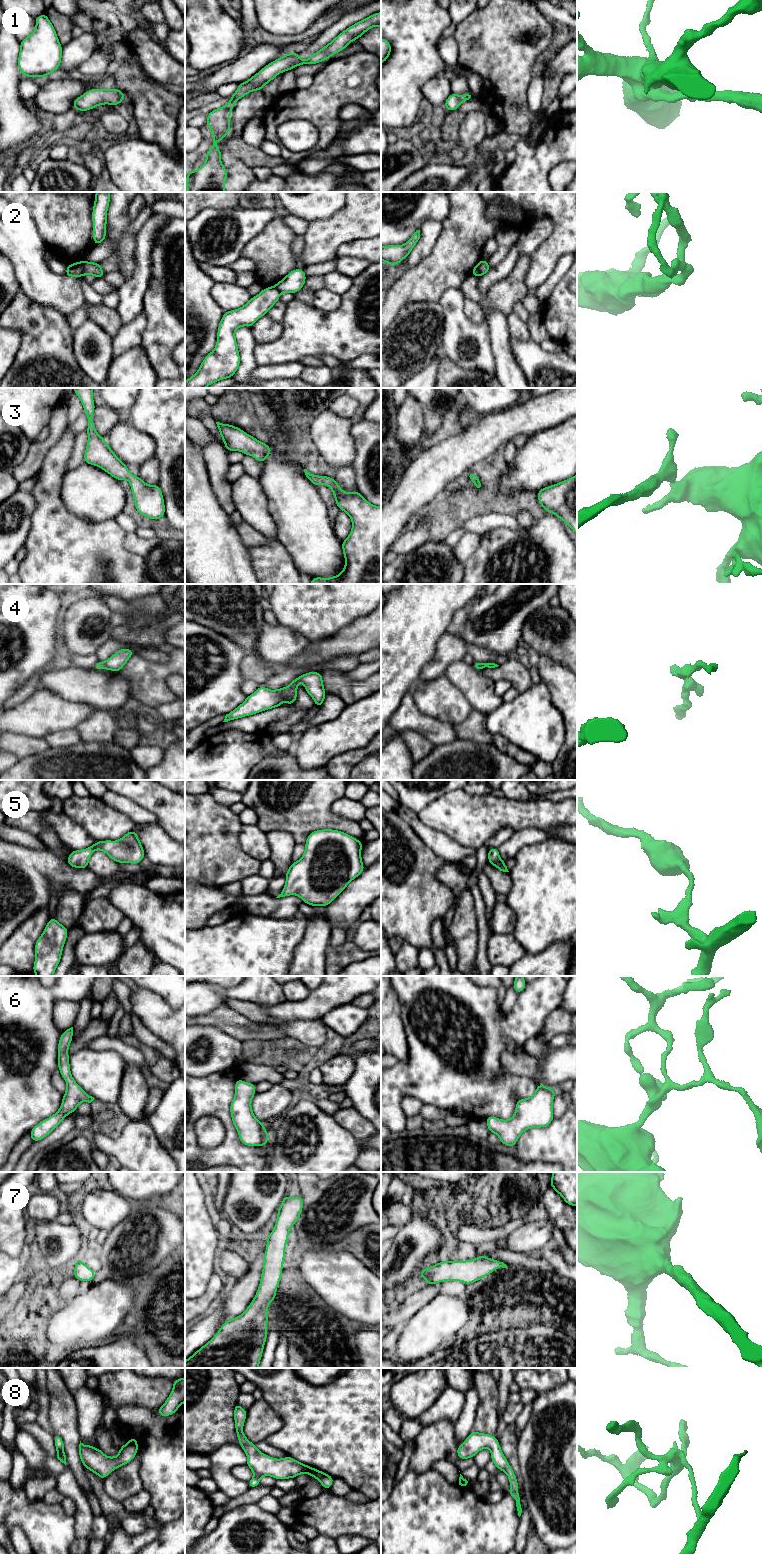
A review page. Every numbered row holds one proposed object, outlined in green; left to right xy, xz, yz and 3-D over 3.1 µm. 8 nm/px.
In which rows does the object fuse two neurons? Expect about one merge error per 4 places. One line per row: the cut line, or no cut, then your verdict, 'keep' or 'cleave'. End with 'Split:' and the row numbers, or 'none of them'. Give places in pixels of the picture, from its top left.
1: no cut; keep
2: cut in xy along (83, 261), (81, 275); cleave
3: no cut; keep
4: no cut; keep
5: no cut; keep
6: no cut; keep
7: no cut; keep
8: no cut; keep
Split: 2

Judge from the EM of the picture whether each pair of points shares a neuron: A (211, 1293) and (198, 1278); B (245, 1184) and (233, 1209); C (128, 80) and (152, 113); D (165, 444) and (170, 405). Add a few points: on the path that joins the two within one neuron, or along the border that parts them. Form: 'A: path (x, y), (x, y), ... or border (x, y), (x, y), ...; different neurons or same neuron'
A: border (213, 1273), (206, 1287); different neurons
B: path (245, 1190), (245, 1197), (239, 1203); same neuron
C: path (136, 88), (152, 105); same neuron
D: path (170, 434), (170, 415); same neuron

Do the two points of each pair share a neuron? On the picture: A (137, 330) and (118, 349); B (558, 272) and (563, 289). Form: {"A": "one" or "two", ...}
{"A": "one", "B": "two"}

